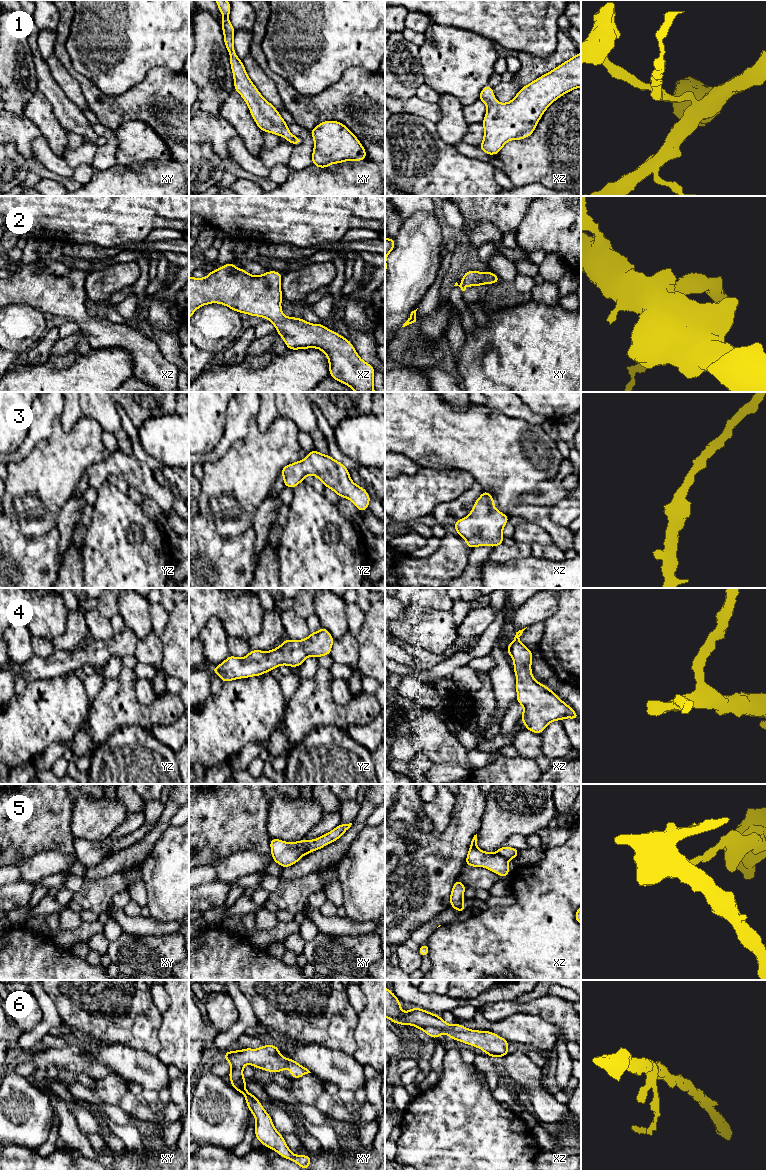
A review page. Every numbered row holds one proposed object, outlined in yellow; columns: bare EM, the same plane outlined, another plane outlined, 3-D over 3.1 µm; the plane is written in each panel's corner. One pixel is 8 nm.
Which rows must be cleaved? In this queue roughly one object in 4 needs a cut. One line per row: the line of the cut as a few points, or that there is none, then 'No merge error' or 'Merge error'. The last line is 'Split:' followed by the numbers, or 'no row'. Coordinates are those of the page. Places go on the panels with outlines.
1: No split. No merge error
2: No split. No merge error
3: No split. No merge error
4: No split. No merge error
5: Split along xy (307, 840), (305, 853). Merge error
6: No split. No merge error
Split: 5

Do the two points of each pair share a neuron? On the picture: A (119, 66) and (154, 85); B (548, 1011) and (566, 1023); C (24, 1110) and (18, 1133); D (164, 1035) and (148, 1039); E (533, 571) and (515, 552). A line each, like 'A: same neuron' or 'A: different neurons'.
A: different neurons
B: same neuron
C: same neuron
D: different neurons
E: different neurons

